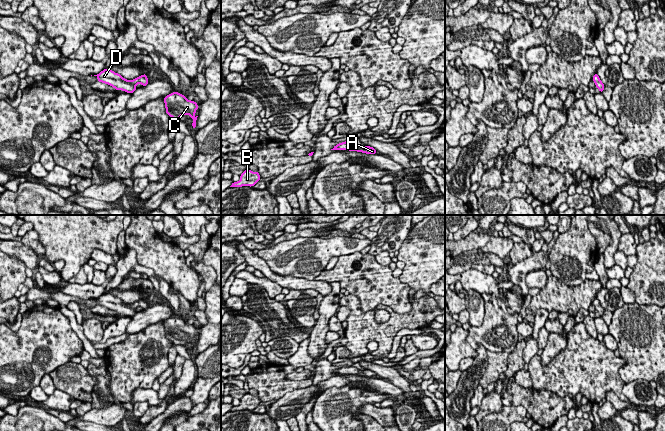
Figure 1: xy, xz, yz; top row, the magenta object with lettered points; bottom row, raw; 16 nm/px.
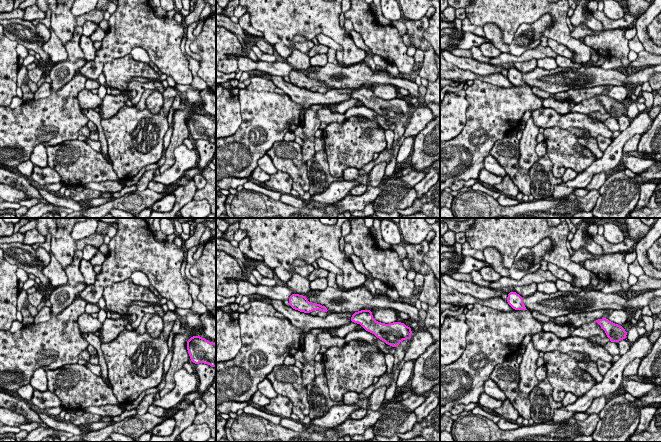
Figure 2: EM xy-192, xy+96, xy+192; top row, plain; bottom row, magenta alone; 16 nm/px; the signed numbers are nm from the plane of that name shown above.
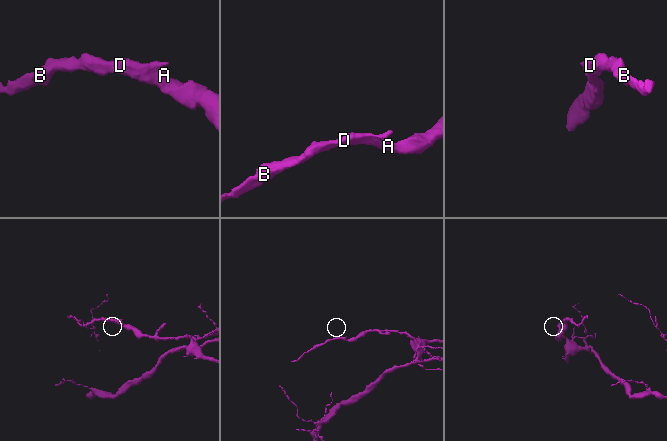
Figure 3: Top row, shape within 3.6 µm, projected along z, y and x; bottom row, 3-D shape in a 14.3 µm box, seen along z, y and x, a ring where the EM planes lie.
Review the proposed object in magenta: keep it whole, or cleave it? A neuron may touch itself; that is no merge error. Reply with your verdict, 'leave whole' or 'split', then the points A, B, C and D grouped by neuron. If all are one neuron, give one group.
leave whole; groups A B C D

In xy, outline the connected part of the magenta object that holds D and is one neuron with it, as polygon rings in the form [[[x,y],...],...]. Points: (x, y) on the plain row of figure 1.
[[[105,292],[102,296],[94,300],[98,301],[97,305],[99,306],[106,307],[114,311],[116,314],[123,314],[130,318],[136,314],[136,309],[138,307],[141,307],[142,310],[148,309],[148,302],[146,298],[143,298],[134,304],[126,304],[120,298]]]

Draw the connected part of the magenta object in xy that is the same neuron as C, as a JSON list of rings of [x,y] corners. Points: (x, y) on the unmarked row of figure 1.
[[[173,316],[165,320],[164,322],[166,337],[167,339],[171,340],[173,344],[179,345],[181,339],[190,339],[191,343],[193,343],[192,351],[193,353],[196,352],[196,344],[197,341],[195,339],[196,333],[198,331],[197,327],[194,325],[190,325],[186,323],[186,320],[178,317]]]

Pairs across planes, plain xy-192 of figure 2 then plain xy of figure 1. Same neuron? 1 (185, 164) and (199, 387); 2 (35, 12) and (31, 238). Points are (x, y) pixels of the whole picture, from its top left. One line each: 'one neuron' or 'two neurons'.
1: two neurons
2: one neuron

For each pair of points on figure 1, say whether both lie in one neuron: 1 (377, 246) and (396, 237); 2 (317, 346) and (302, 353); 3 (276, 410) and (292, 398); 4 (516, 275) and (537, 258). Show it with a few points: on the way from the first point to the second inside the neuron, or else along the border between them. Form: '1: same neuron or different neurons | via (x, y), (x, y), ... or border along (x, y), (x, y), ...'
1: same neuron | via (382, 243), (391, 242)
2: different neurons | border along (308, 338), (308, 353), (314, 359)
3: same neuron | via (279, 406), (288, 399)
4: same neuron | via (520, 270), (532, 263)

